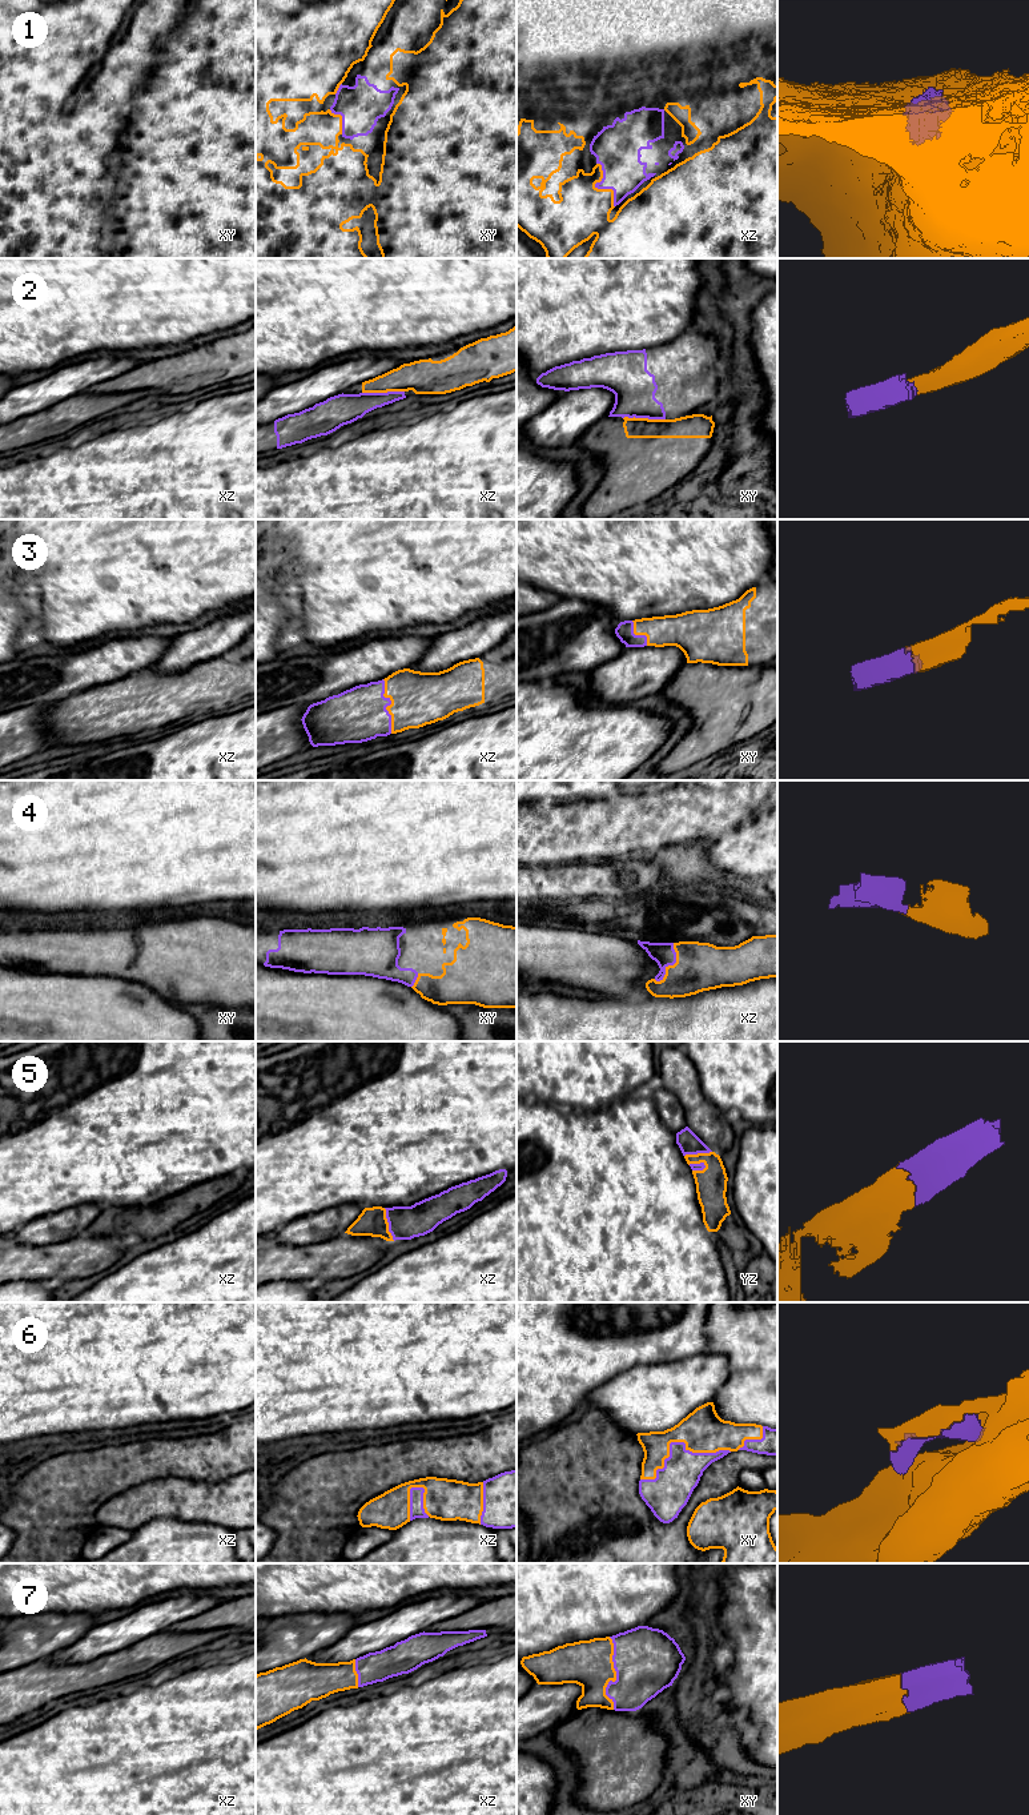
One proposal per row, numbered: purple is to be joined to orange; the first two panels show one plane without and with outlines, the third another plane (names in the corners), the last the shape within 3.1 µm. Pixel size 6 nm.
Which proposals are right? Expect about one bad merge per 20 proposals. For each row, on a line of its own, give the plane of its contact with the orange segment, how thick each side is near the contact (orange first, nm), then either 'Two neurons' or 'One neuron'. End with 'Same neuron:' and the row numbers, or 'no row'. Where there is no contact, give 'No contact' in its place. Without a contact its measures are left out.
1: Touches orange in xz. Thickness 320 nm (orange) against 260 nm. One neuron
2: Touches orange in xz. Thickness 200 nm (orange) against 180 nm. Two neurons
3: Touches orange in xz. Thickness 320 nm (orange) against 320 nm. One neuron
4: Touches orange in xz. Thickness 300 nm (orange) against 140 nm. One neuron
5: Touches orange in xz. Thickness 170 nm (orange) against 200 nm. One neuron
6: Touches orange in xy. Thickness 260 nm (orange) against 240 nm. One neuron
7: Touches orange in xy. Thickness 280 nm (orange) against 400 nm. One neuron
Same neuron: 1, 3, 4, 5, 6, 7

